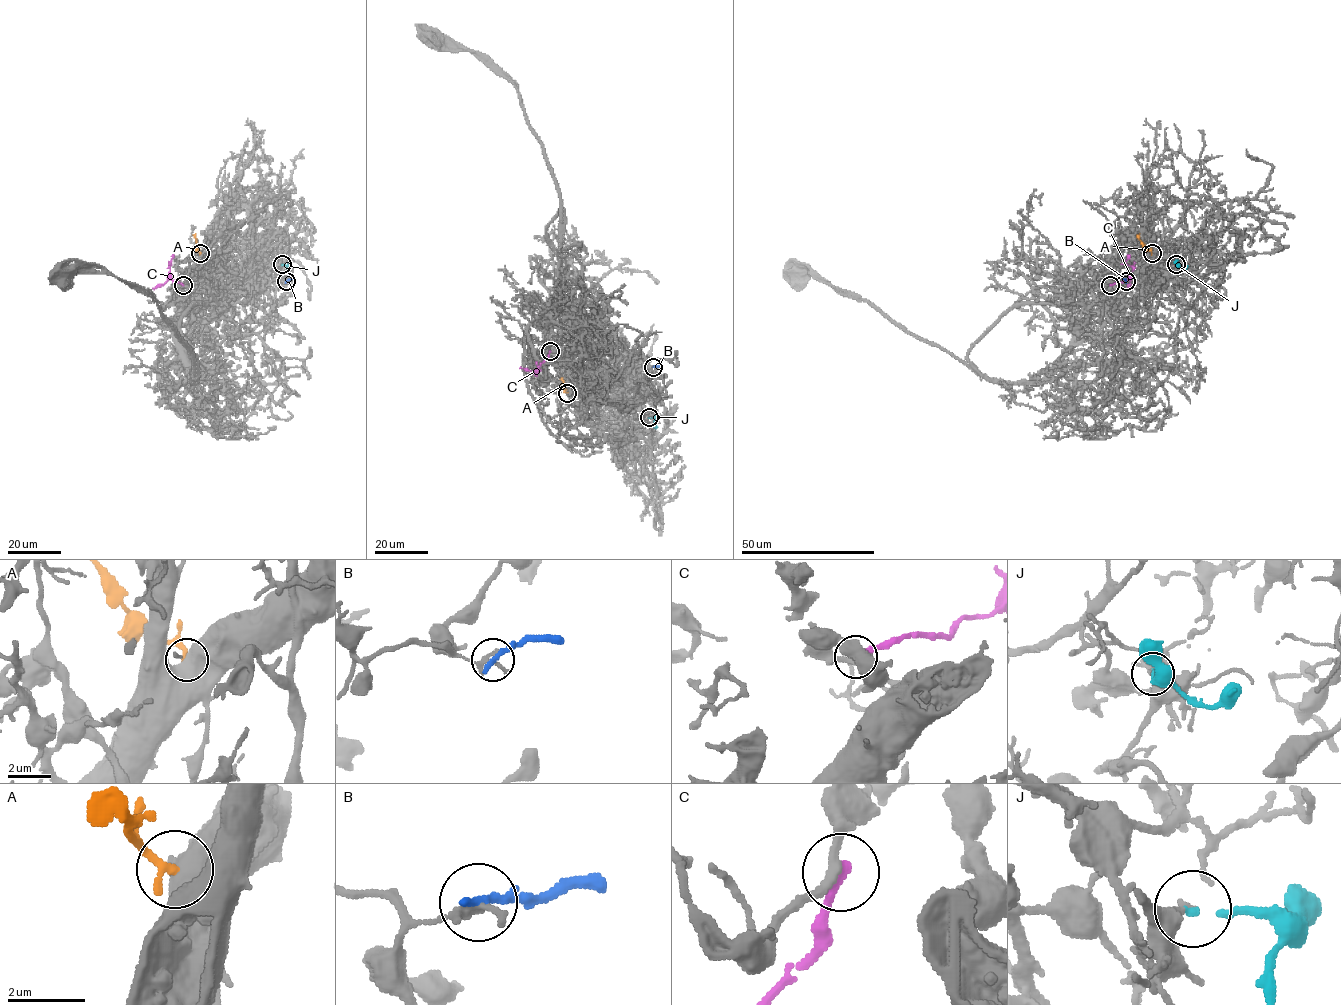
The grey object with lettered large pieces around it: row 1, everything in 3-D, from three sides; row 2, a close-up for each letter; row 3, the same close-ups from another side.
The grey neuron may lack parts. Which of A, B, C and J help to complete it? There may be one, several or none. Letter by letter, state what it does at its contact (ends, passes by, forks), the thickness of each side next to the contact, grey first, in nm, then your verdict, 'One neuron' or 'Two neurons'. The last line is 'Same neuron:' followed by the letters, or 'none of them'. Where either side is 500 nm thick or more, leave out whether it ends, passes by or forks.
A: Thickness 750 nm (grey) against 240 nm. Two neurons
B: It ends there. Thickness 280 nm (grey) against 280 nm. Two neurons
C: It ends there. Thickness 240 nm (grey) against 300 nm. Two neurons
J: It ends there. Thickness 260 nm (grey) against 190 nm. One neuron
Same neuron: J

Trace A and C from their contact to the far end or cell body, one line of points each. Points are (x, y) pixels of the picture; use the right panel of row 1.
A: (1151, 253), (1138, 238), (1139, 233)
C: (1111, 285), (1127, 280), (1132, 268), (1125, 261), (1130, 254)

